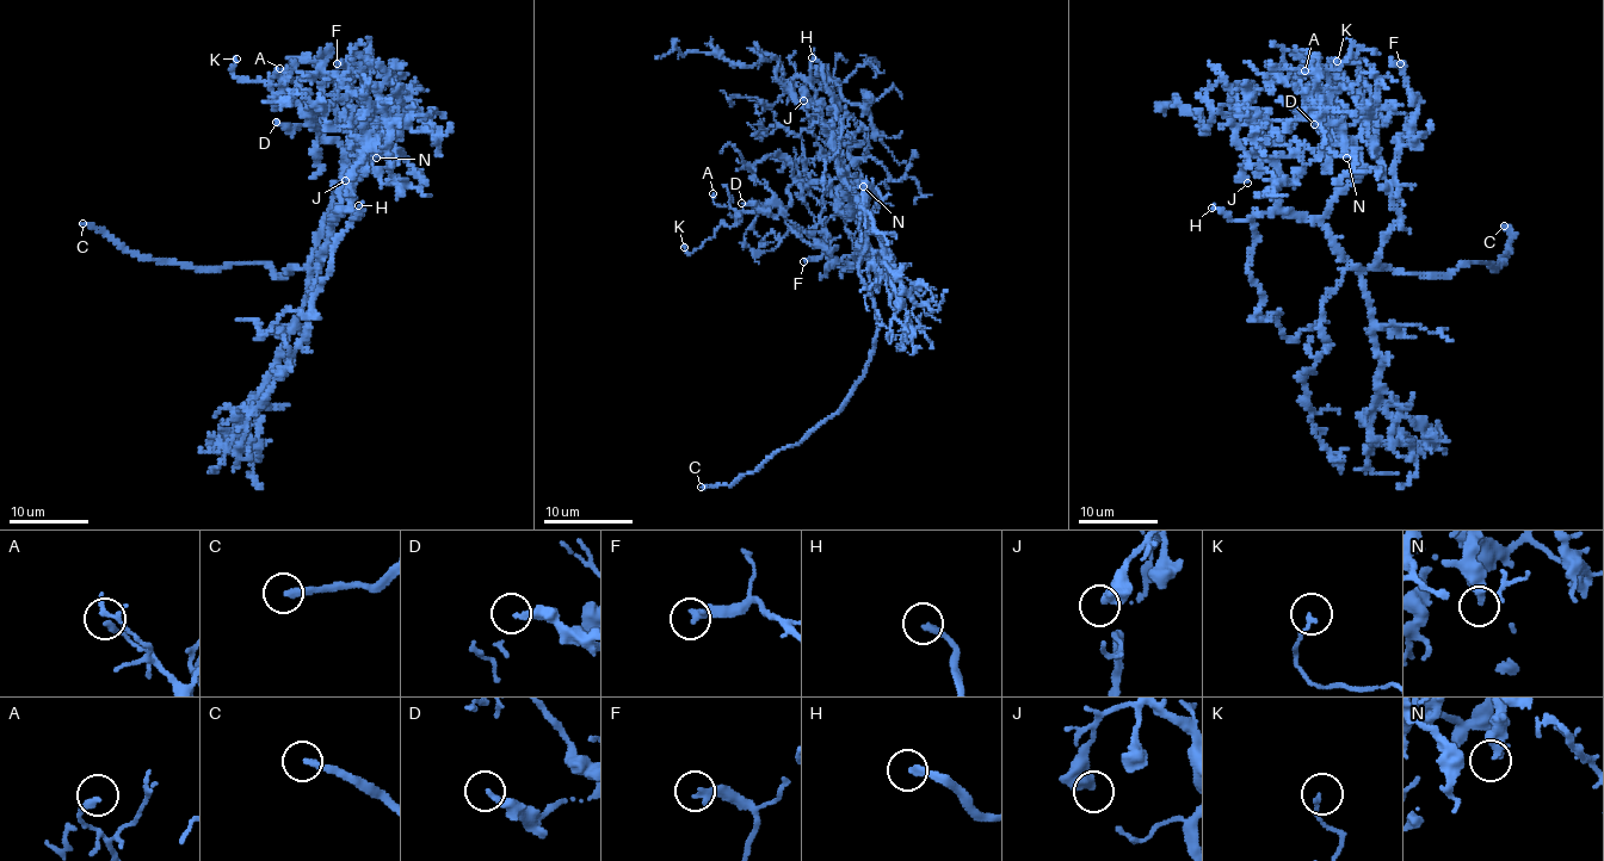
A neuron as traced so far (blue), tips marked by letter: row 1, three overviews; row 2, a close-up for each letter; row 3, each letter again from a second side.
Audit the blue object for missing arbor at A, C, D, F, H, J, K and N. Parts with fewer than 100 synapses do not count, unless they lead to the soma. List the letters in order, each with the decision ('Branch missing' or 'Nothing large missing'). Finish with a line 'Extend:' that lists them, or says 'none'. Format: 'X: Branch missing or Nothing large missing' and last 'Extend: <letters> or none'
A: Nothing large missing
C: Branch missing
D: Nothing large missing
F: Nothing large missing
H: Branch missing
J: Nothing large missing
K: Nothing large missing
N: Nothing large missing
Extend: C, H

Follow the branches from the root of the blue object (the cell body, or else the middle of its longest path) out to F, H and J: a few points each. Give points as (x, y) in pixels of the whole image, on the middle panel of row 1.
F: (856, 197), (868, 225), (871, 265), (862, 249), (855, 251), (859, 261), (850, 270), (825, 254), (803, 261)
H: (856, 197), (838, 168), (833, 131), (837, 101), (824, 81), (822, 64), (812, 57)
J: (856, 197), (841, 178), (833, 131), (828, 127), (822, 129), (819, 112), (807, 97), (803, 100)

